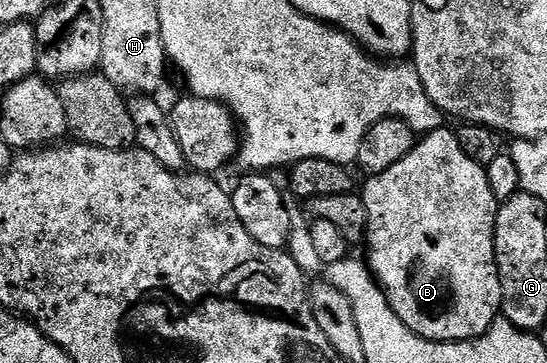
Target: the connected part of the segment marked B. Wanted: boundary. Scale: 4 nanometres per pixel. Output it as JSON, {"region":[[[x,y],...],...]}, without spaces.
{"region":[[[441,128],[423,135],[417,141],[415,148],[394,168],[386,168],[386,172],[371,175],[367,179],[364,190],[362,186],[362,197],[366,204],[366,216],[368,217],[368,228],[366,231],[366,247],[368,246],[368,258],[366,265],[372,271],[373,278],[380,284],[384,291],[390,308],[414,332],[418,337],[425,338],[427,342],[469,342],[471,338],[480,338],[492,327],[492,321],[500,314],[500,273],[496,263],[496,245],[494,244],[494,232],[496,231],[496,212],[498,203],[494,192],[490,192],[490,180],[485,167],[479,166],[466,152],[462,152],[462,144],[458,144],[455,133],[448,128]]]}

